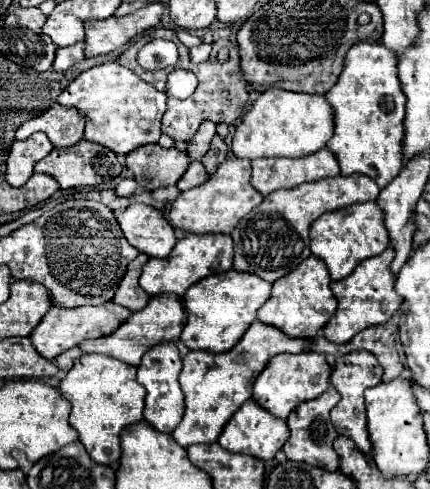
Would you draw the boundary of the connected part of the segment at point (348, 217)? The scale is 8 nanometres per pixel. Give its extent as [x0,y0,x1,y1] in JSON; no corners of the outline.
[310,202,390,280]

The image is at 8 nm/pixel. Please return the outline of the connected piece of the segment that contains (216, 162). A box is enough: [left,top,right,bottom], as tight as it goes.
[202,136,228,176]

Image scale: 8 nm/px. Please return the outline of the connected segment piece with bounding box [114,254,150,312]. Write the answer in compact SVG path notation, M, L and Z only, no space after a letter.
M138 254L136 260L132 260L128 264L128 272L126 276L122 278L118 290L116 290L116 296L114 296L114 302L128 308L130 312L138 312L142 310L150 296L138 286L138 278L140 278L140 272L142 272L142 266L148 262L148 256L146 254Z

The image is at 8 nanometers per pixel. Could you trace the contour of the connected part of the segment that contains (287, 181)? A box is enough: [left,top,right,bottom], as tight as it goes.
[252,148,340,196]

